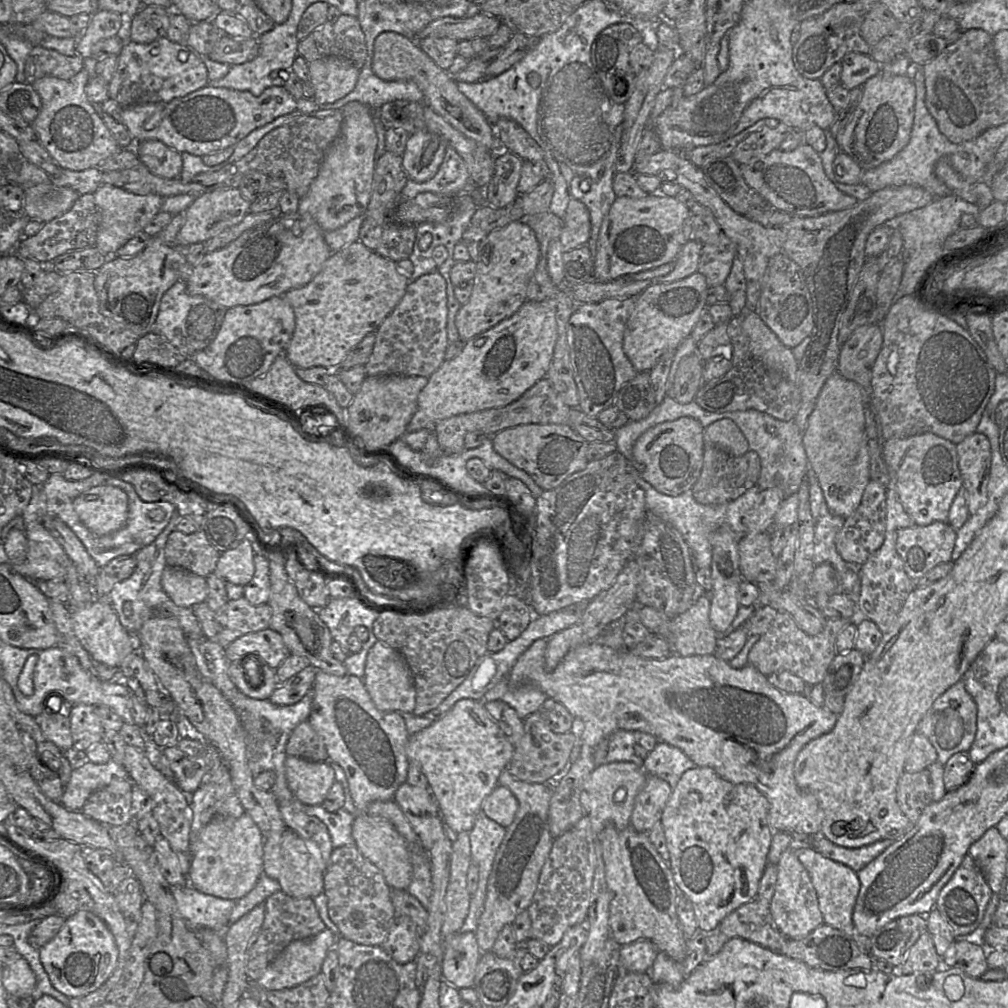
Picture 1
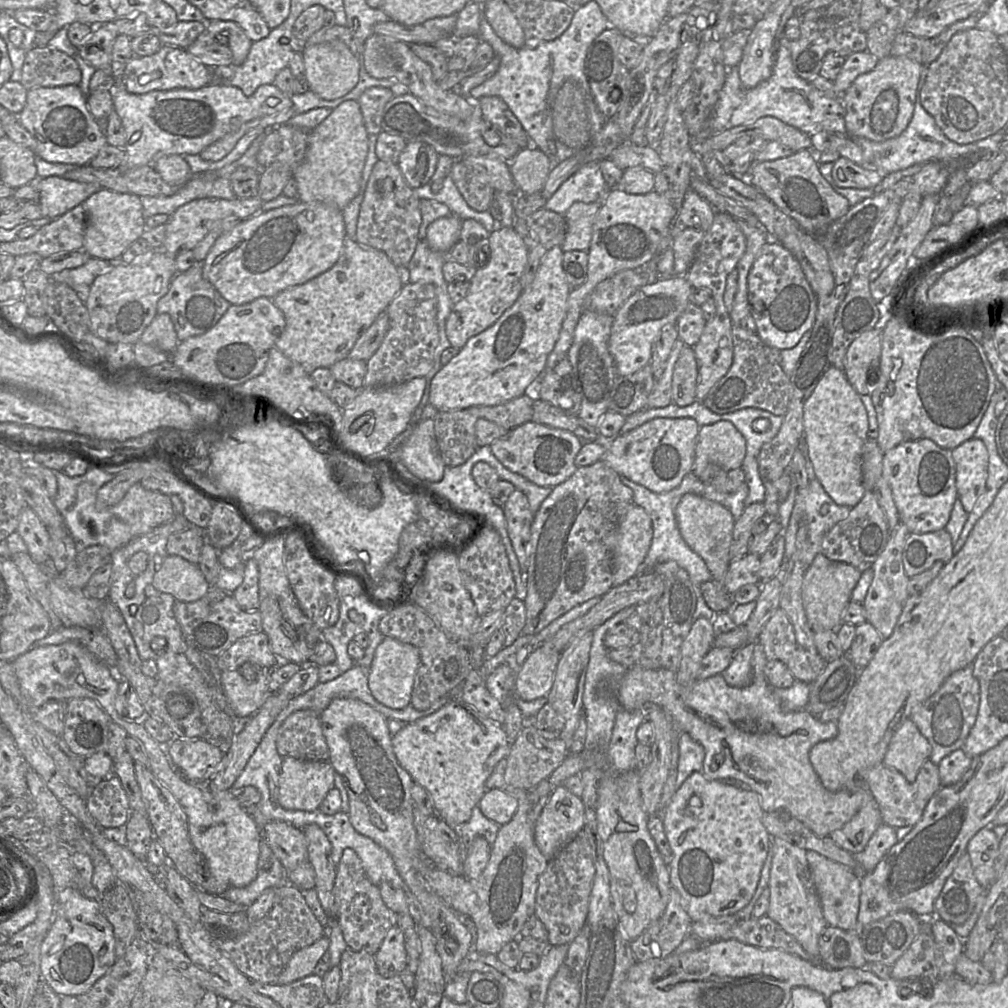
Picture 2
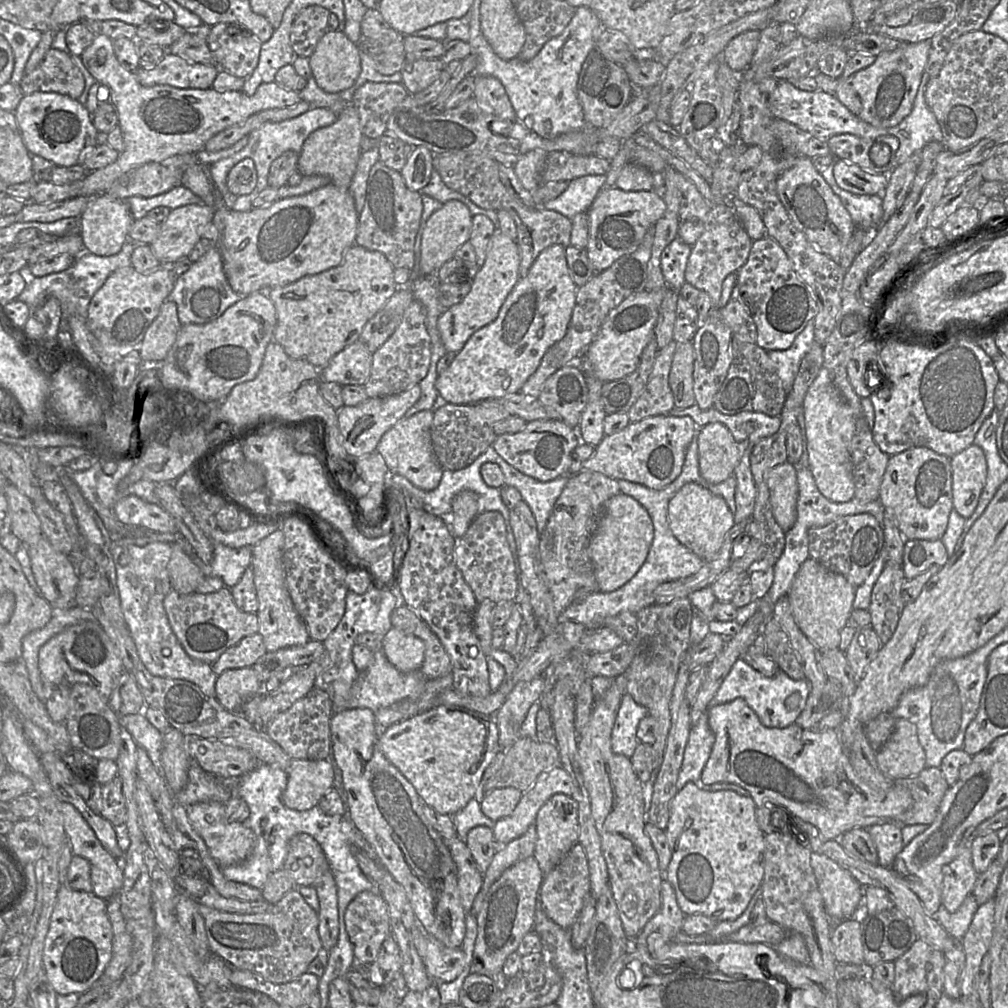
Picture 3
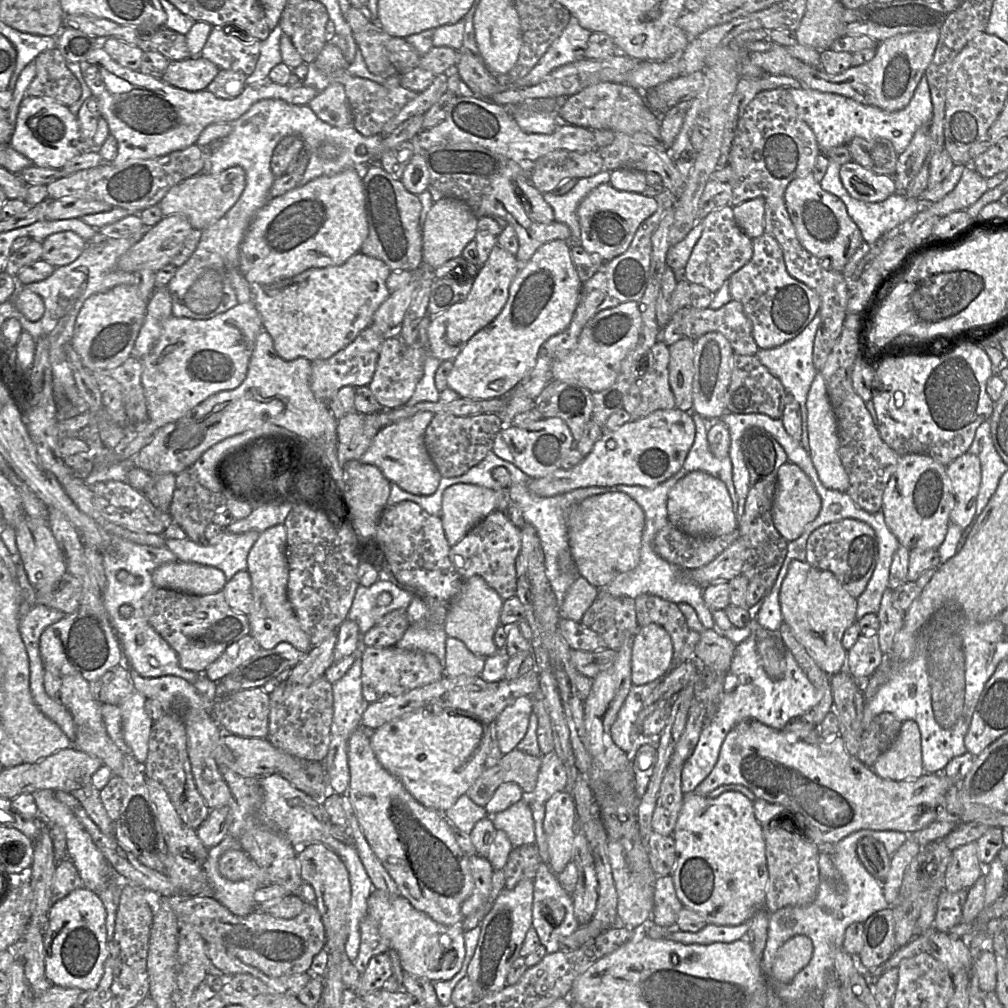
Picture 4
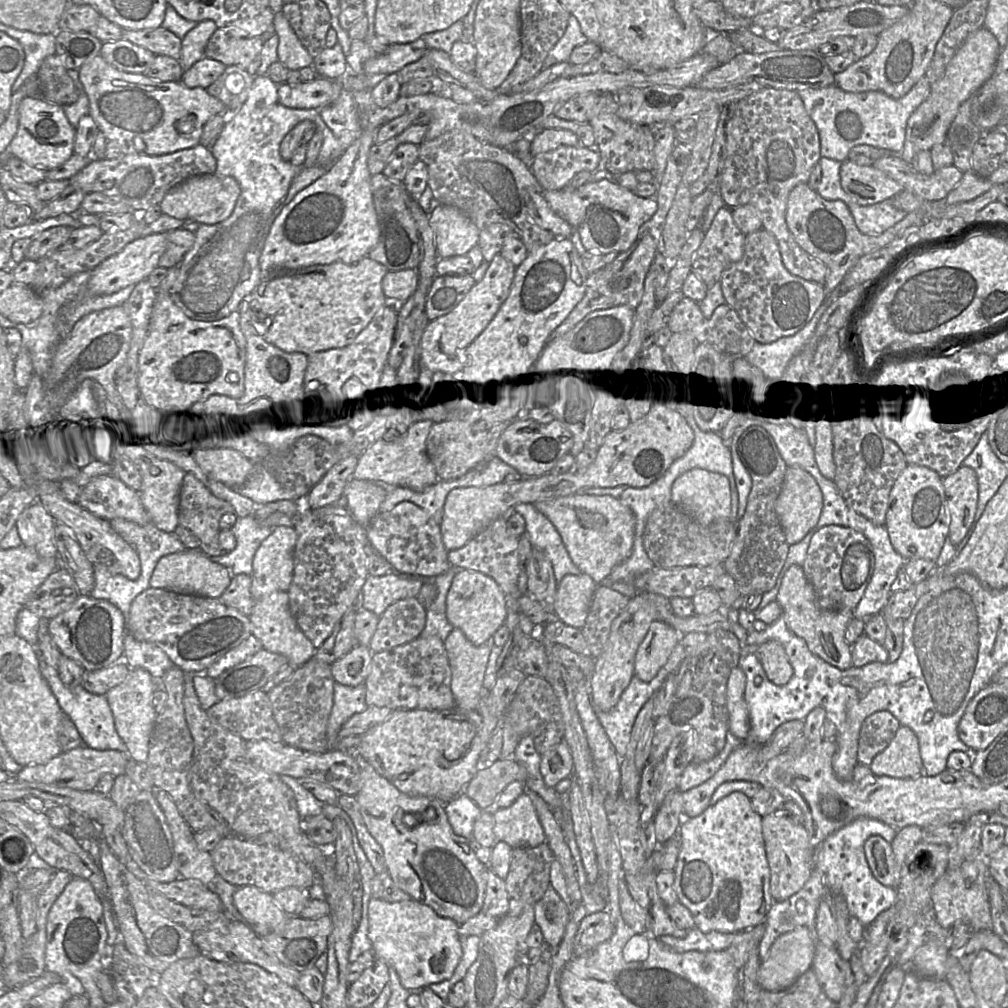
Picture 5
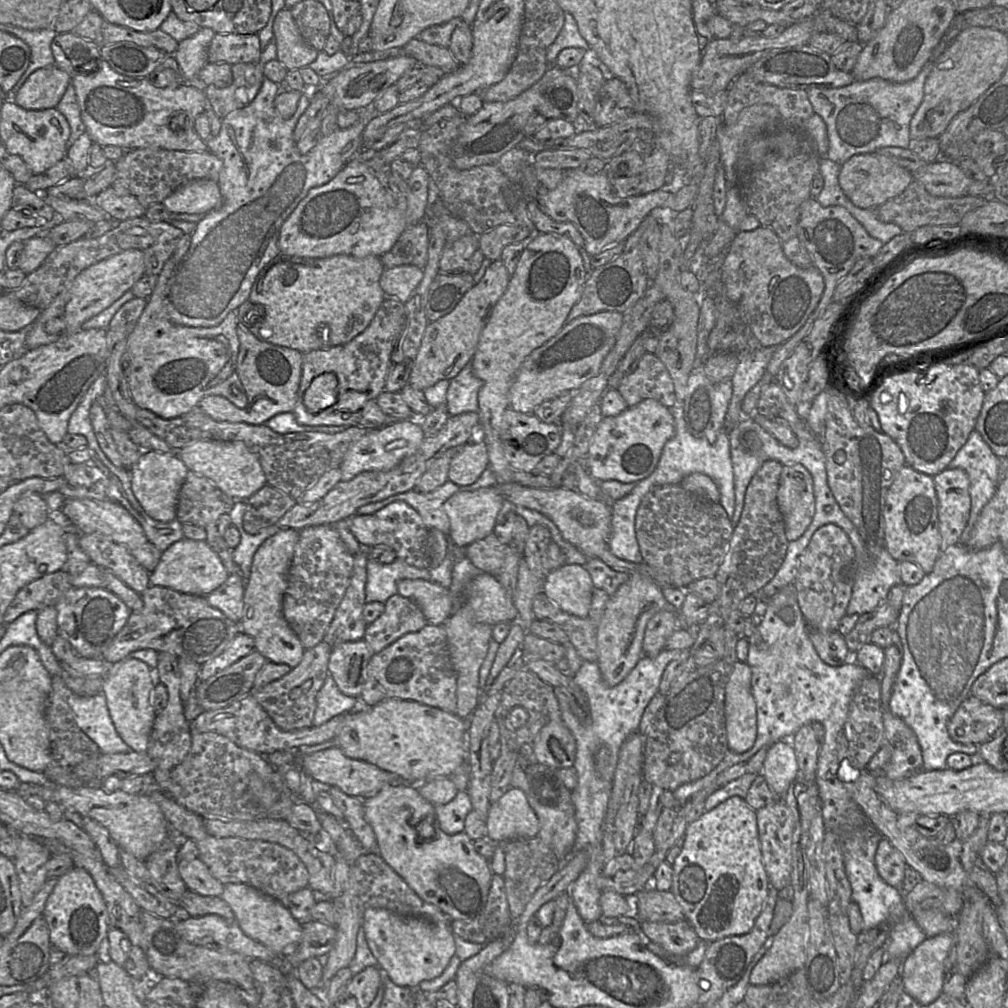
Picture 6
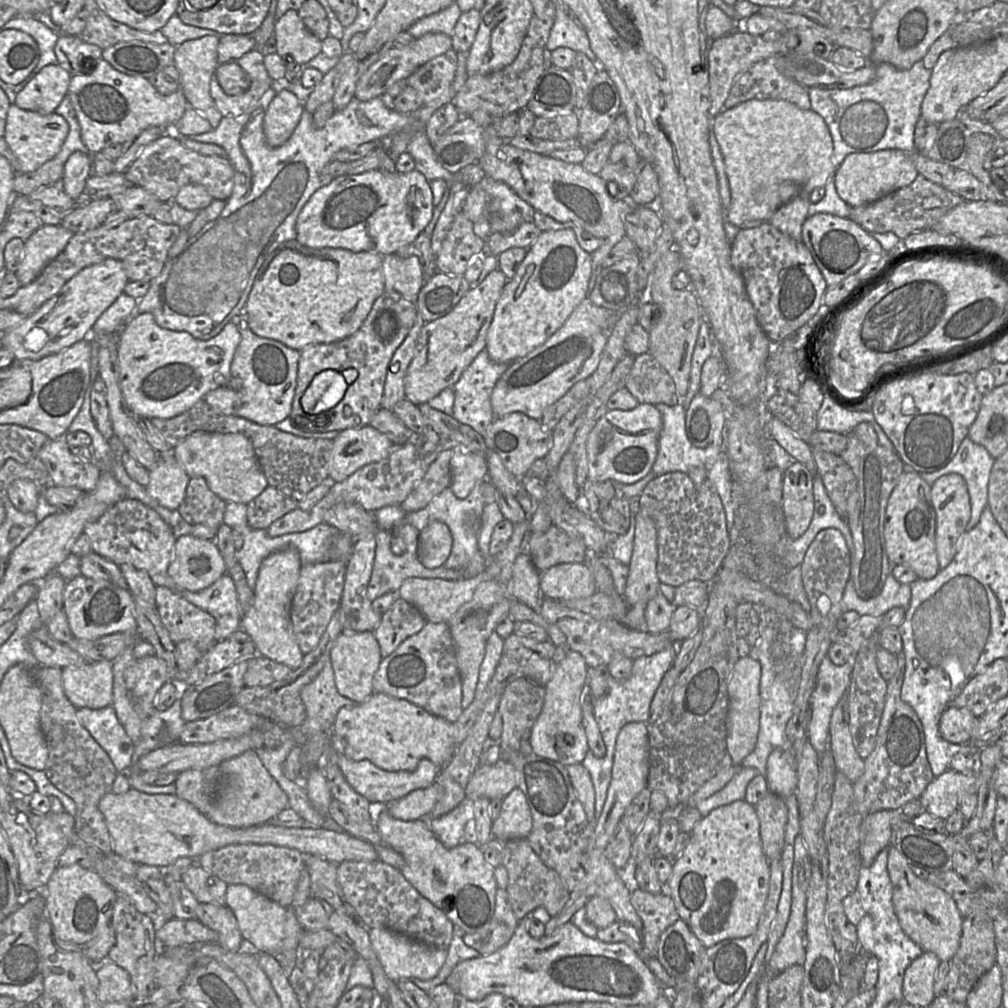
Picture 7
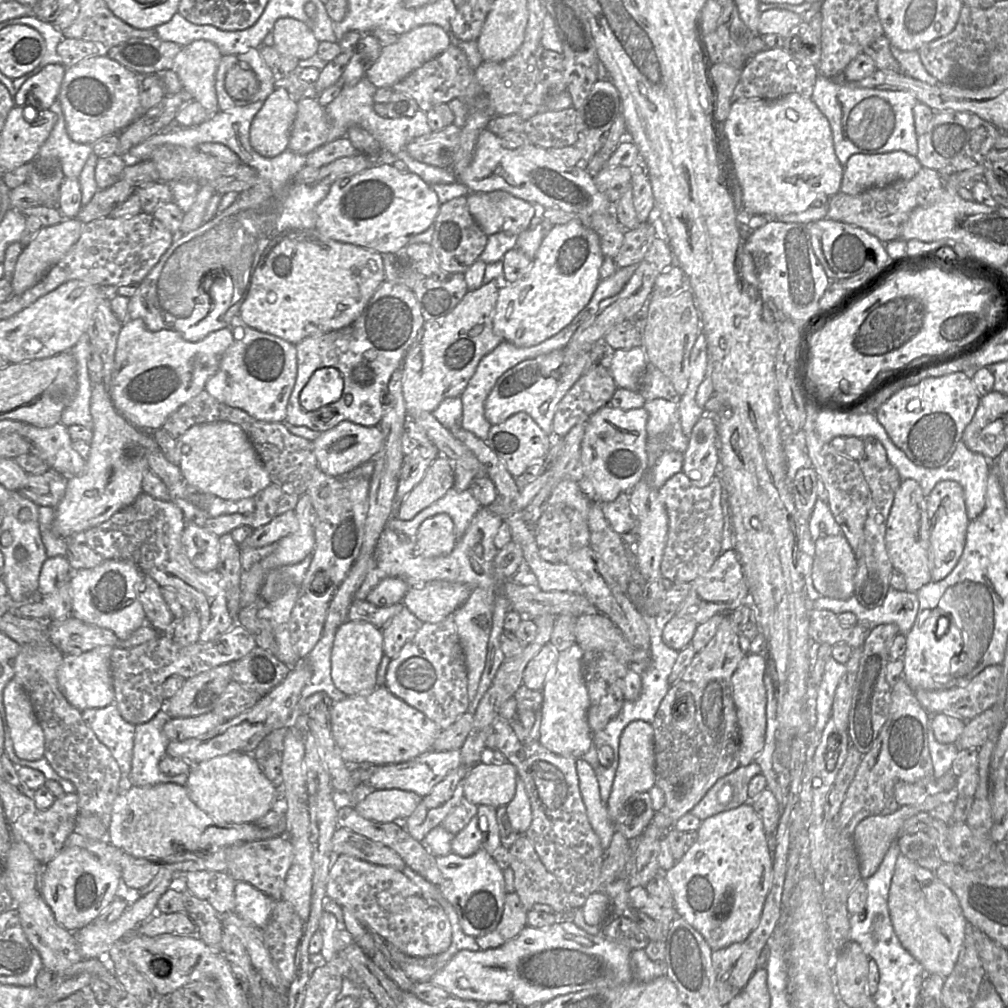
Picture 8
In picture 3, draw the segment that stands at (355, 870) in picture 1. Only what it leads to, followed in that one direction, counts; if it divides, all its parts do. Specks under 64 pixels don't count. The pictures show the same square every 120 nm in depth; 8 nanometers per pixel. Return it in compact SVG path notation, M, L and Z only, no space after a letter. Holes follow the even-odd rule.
M377 890L357 894L344 912L344 922L353 945L355 963L369 966L390 935L388 907Z

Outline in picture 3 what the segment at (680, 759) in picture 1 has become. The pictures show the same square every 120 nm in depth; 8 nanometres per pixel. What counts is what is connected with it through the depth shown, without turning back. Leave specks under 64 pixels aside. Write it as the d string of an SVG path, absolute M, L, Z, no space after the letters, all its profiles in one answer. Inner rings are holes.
M705 711L692 724L678 775L678 791L688 782L700 784L701 774L710 757L714 742L715 735L708 723L708 711Z

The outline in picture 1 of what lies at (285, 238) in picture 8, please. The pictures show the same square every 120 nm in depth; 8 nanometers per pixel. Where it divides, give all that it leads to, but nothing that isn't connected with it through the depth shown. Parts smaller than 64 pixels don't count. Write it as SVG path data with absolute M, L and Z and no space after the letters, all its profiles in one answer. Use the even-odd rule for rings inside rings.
M359 240L332 252L311 281L283 295L295 314L295 330L285 350L286 358L295 368L338 369L347 354L367 334L377 331L404 296L409 282L409 277L398 269L397 262L375 253Z

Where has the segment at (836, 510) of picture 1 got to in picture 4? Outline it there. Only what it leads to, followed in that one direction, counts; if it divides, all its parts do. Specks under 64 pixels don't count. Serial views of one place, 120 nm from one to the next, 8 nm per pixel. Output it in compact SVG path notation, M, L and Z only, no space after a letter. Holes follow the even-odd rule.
M817 372L809 389L806 401L807 428L810 445L810 457L824 487L839 492L849 488L849 478L839 457L839 438L836 416L830 403L825 381L821 372Z

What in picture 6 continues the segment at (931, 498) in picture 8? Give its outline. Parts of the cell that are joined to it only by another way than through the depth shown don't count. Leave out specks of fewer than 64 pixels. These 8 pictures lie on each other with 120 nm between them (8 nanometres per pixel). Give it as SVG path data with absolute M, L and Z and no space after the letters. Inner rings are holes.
M946 468L933 477L938 500L941 552L958 544L971 510L970 481L960 468Z

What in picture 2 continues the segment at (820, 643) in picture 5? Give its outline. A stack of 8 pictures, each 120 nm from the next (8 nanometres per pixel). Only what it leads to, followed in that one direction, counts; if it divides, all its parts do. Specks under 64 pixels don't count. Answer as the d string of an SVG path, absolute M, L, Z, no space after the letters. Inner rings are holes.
M817 554L807 569L802 582L802 600L806 617L813 633L820 630L837 631L843 624L842 613L851 601L851 594L861 572L853 566Z

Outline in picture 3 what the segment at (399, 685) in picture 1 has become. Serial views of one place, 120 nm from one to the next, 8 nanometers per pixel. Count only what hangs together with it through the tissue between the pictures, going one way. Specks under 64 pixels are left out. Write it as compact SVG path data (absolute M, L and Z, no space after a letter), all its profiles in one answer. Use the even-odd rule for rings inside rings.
M391 627L382 639L387 660L400 672L419 670L425 654L424 642L410 633Z

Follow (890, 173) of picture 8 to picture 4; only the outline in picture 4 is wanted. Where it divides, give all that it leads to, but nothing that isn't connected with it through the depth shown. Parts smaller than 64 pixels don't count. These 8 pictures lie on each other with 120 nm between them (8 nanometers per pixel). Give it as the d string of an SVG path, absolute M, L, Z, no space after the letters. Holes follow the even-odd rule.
M854 161L842 164L839 175L848 193L858 200L881 202L896 193L892 176L876 174Z

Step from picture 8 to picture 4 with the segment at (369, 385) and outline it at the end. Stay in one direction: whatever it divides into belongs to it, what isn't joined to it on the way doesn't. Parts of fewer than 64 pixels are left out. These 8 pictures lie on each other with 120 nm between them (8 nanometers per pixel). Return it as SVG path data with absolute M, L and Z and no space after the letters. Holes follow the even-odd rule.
M371 323L370 326L358 334L352 343L338 351L332 357L311 362L310 385L315 397L328 405L328 402L342 387L352 386L356 388L368 386L372 381L381 347L387 336L389 335L384 335L377 326Z

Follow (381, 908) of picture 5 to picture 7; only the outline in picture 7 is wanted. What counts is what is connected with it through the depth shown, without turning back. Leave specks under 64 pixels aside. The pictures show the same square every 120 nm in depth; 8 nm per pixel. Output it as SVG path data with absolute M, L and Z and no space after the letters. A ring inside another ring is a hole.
M370 928L368 931L386 975L395 982L413 978L431 979L438 974L447 958L447 950L434 948L387 928Z

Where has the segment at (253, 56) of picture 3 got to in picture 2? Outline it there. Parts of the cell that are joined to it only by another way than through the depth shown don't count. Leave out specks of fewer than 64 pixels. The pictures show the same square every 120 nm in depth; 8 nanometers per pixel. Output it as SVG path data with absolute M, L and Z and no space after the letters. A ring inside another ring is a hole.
M211 20L206 23L206 31L215 34L218 41L218 33L228 37L227 46L233 54L232 66L238 67L246 60L253 41L245 31L233 21Z

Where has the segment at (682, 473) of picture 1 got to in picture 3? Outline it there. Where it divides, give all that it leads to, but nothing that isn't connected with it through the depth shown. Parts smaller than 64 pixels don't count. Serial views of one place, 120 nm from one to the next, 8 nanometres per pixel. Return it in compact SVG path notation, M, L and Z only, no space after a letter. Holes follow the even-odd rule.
M657 415L629 423L622 431L604 436L582 470L599 472L615 480L627 480L659 490L681 473L686 450L691 443L696 423L690 416Z

